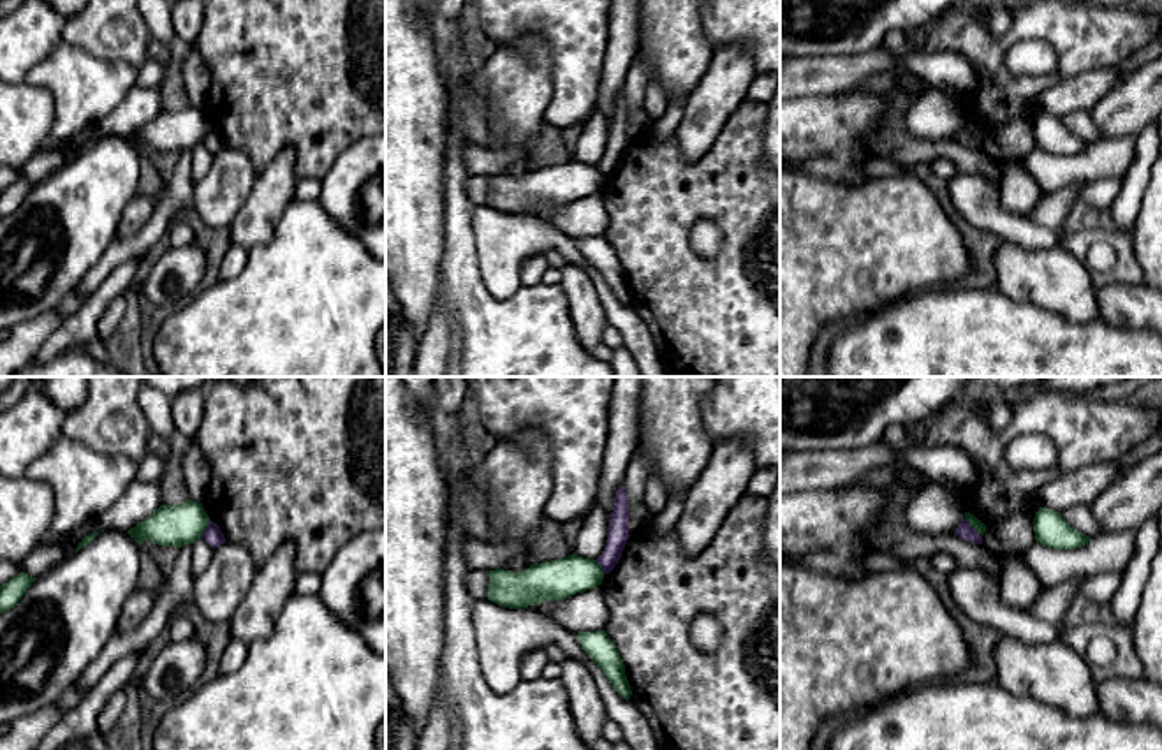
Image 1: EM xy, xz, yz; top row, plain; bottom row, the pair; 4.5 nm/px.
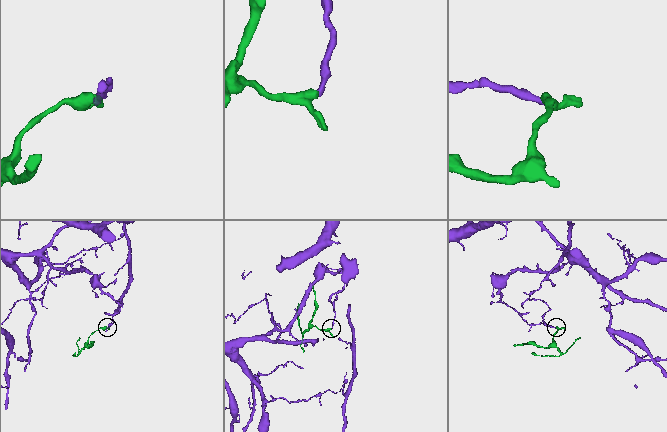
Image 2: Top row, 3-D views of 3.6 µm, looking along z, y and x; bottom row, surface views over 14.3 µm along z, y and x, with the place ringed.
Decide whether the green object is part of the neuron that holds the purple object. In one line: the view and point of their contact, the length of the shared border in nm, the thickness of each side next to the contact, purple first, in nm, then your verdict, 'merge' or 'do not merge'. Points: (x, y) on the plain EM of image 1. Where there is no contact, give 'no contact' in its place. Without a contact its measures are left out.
meets purple in yz at (970, 132); contact 120 nm long; 70 nm thick on the purple side, 50 nm on the other; do not merge

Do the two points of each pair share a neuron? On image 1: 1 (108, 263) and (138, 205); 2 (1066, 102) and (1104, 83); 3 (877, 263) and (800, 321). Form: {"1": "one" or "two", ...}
{"1": "two", "2": "one", "3": "one"}

